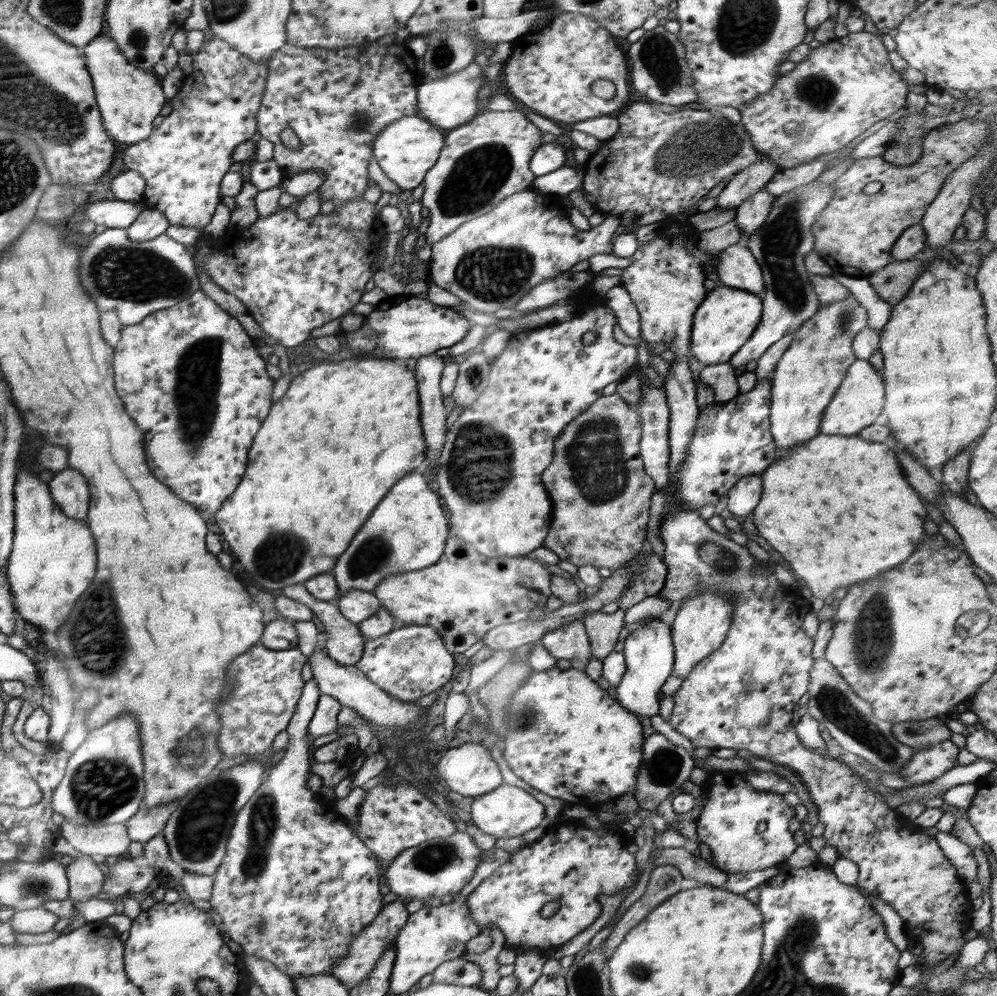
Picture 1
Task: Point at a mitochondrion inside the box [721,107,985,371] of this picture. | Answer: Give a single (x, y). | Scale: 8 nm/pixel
(783, 235)

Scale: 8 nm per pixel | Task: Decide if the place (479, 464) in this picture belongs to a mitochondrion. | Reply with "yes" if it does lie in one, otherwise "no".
yes

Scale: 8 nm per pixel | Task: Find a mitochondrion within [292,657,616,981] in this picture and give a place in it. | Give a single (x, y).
(433, 858)

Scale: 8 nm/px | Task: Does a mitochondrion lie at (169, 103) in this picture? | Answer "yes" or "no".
no

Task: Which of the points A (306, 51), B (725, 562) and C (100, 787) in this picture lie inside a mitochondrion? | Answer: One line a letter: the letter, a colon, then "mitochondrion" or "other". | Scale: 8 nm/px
A: other
B: mitochondrion
C: mitochondrion

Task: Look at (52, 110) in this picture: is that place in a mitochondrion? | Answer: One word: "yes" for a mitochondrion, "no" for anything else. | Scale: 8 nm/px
yes

